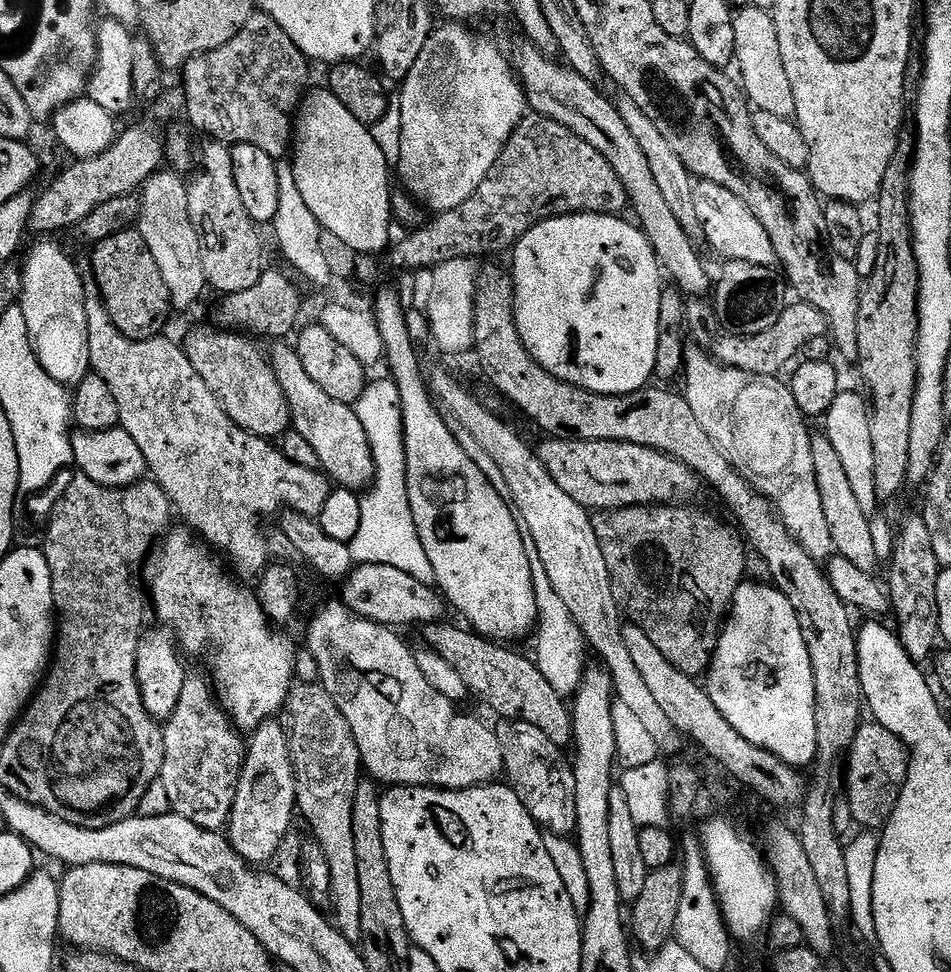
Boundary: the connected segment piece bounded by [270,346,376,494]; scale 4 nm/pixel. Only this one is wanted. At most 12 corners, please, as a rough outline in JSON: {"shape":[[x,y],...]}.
{"shape":[[295,347],[270,363],[333,485],[360,494],[376,477],[366,429],[306,374]]}

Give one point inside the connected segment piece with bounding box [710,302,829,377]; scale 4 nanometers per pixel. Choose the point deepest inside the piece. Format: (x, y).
(765, 354)

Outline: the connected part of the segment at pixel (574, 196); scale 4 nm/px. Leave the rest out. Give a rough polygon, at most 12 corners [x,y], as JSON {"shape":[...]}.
{"shape":[[528,114],[462,206],[400,244],[415,274],[507,253],[575,212],[620,216],[590,142]]}

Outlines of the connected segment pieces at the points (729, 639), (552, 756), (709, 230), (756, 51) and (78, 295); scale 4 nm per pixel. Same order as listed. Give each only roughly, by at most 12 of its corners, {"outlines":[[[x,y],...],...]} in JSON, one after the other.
{"outlines":[[[738,586],[708,697],[754,746],[816,758],[810,650],[790,598]],[[500,720],[503,775],[541,829],[576,829],[572,760],[538,726]],[[700,180],[694,207],[725,261],[777,263],[766,226],[738,194]],[[771,11],[733,15],[734,64],[753,109],[795,117]],[[44,238],[18,307],[38,362],[65,386],[88,375],[84,281]]]}

